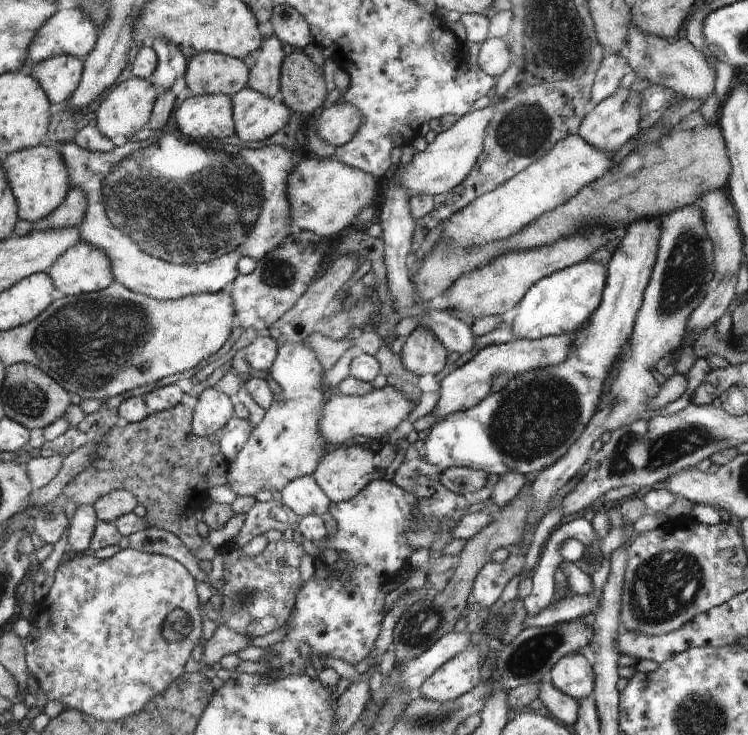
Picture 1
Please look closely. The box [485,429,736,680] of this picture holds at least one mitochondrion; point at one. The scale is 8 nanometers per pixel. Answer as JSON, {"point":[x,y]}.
{"point":[668,583]}

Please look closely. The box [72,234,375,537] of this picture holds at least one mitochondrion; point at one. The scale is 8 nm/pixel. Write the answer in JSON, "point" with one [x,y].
{"point":[276,273]}

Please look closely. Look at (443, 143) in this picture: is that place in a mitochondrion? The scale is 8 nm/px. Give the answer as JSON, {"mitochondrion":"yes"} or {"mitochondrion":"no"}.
{"mitochondrion":"no"}

